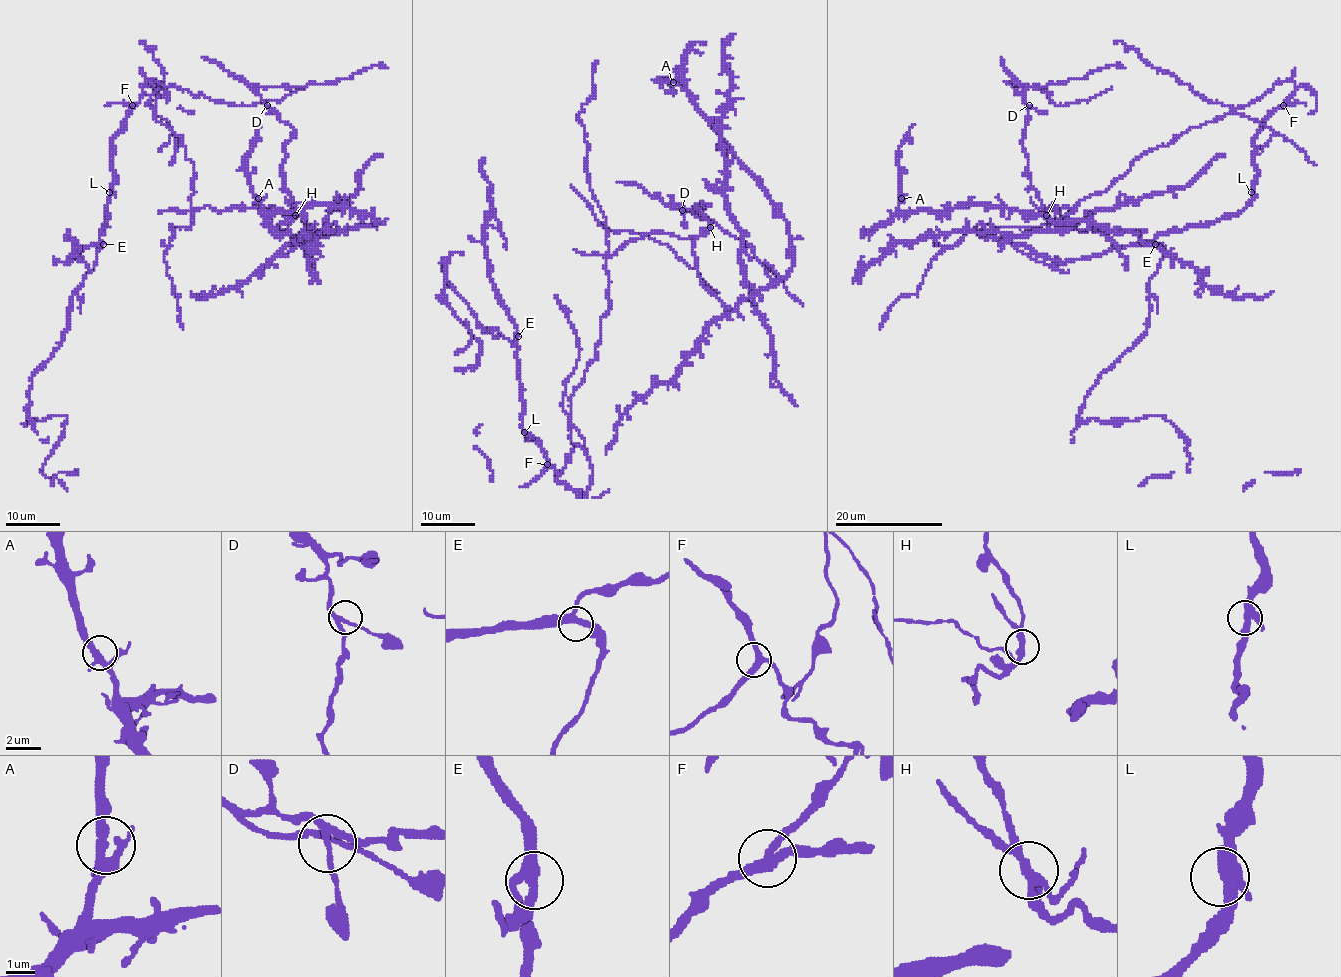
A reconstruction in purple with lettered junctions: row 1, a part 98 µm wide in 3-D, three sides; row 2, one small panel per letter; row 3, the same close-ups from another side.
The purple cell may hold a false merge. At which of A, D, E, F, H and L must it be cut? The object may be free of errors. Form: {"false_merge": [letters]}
{"false_merge": ["H"]}

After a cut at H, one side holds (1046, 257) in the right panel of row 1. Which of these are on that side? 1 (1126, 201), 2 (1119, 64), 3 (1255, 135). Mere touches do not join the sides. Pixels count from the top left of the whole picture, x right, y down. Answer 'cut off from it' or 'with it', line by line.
1: with it
2: with it
3: with it

